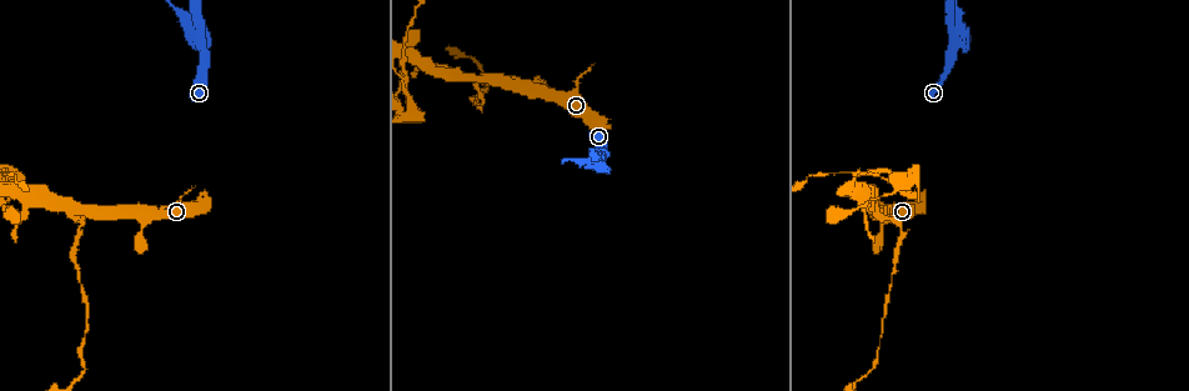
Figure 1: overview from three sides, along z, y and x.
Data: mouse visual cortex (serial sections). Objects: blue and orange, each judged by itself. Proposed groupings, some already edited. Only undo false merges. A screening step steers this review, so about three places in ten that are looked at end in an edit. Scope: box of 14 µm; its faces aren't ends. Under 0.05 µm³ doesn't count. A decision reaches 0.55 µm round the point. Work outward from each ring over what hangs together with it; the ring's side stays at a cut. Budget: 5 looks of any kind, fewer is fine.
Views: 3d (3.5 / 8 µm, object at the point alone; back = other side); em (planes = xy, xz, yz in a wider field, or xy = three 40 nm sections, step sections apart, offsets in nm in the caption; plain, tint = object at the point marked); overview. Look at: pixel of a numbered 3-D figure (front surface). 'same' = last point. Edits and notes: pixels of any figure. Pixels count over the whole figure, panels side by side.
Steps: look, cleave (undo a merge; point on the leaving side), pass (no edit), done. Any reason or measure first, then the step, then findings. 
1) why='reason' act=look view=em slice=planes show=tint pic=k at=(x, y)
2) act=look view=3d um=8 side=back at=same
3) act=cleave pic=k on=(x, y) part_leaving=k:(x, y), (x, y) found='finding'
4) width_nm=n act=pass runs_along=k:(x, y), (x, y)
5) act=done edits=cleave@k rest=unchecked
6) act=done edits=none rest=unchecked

why='sharp bend' act=look view=em slice=planes show=tint pic=1 at=(79, 231)

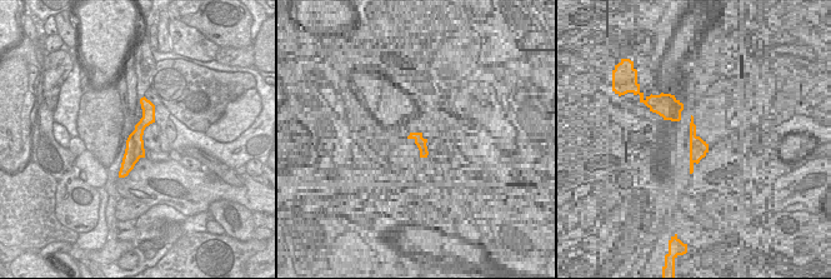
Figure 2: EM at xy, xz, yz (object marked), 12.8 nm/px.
act=look view=3d um=3.5 at=same

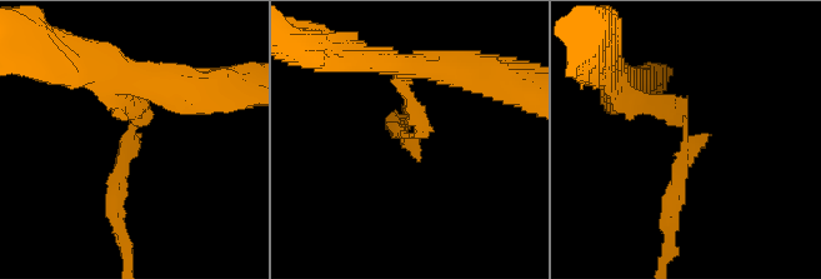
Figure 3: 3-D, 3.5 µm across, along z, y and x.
arm_widths_nm=150,200 act=cleave pic=3 on=(681, 165) border=2:(138, 123), (144, 128) found='two cells meet here'

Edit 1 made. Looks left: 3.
why='redraw' act=look view=overview

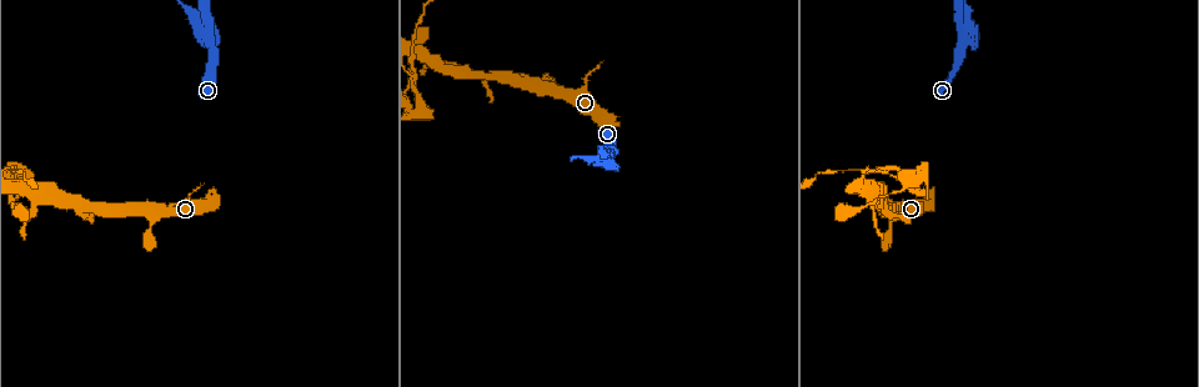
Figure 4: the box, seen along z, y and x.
why='sharp bend' act=look view=3d um=3.5 side=back pic=4 at=(418, 117)

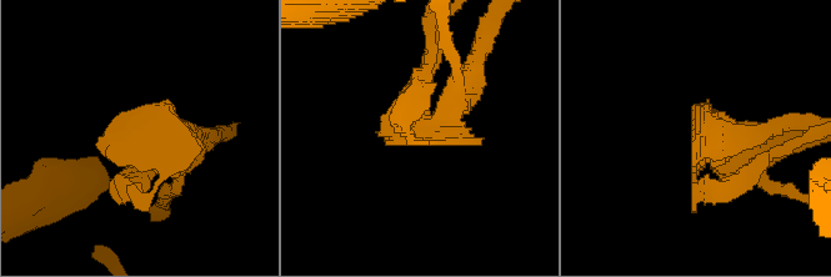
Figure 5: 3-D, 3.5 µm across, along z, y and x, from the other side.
why='shape alone is not enough' act=look view=em slice=xy step=5 show=tint pic=5 at=(420, 127)

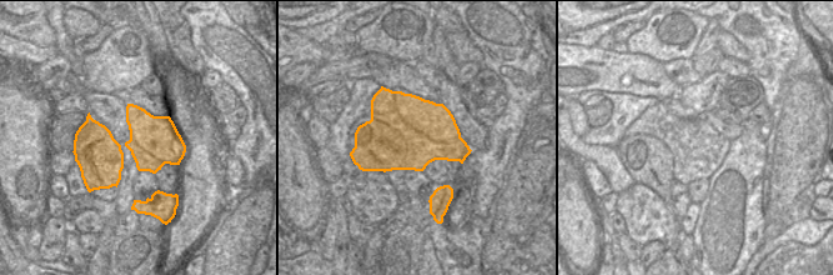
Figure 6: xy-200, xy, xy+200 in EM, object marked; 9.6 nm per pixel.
act=cleave pic=5 on=(699, 145) part_leaving=5:(742, 139), (707, 142), (759, 176) found='two cells meet here'

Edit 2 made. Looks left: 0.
act=done edits=cleave@3,cleave@5 rest=unchecked

